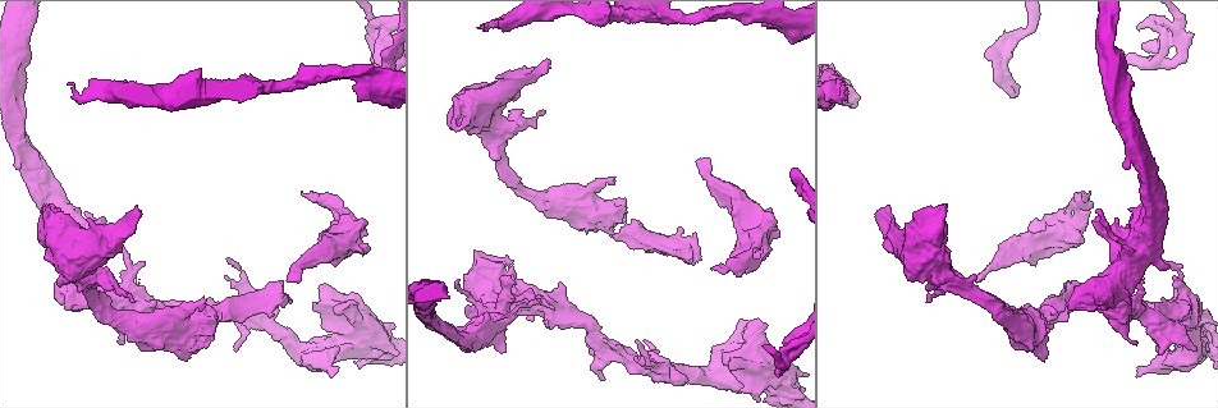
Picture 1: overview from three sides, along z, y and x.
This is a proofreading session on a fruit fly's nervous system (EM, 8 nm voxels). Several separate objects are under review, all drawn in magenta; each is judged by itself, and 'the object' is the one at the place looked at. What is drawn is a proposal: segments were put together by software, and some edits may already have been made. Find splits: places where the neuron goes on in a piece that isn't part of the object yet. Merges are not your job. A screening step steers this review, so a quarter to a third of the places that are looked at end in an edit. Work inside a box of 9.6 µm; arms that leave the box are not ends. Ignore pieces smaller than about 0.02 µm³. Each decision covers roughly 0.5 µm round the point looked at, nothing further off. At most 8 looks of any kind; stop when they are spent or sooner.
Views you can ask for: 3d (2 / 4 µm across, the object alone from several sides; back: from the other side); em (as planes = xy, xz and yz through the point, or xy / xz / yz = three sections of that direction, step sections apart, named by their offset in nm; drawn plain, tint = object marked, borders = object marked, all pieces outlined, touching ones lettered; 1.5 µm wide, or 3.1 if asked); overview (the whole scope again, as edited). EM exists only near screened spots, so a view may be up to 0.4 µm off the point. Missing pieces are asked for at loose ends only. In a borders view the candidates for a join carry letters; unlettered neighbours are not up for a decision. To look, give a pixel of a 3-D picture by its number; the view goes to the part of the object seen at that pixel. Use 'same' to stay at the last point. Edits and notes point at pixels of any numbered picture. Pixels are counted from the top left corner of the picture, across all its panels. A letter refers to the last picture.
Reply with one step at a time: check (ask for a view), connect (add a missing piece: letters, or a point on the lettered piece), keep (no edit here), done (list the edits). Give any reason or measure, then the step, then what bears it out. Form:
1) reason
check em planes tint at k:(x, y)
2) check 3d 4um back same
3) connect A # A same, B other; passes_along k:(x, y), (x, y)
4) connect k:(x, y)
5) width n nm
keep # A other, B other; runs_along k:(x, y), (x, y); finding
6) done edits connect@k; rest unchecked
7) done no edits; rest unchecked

long arm stops here
check 3d 2um at 1:(69, 84)

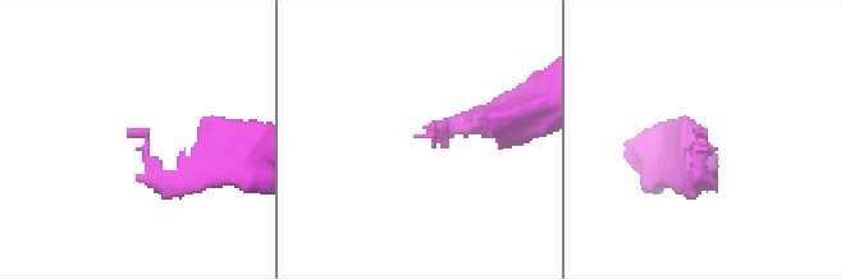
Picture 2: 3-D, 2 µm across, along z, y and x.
now the EM
check em planes tint at 2:(702, 129)

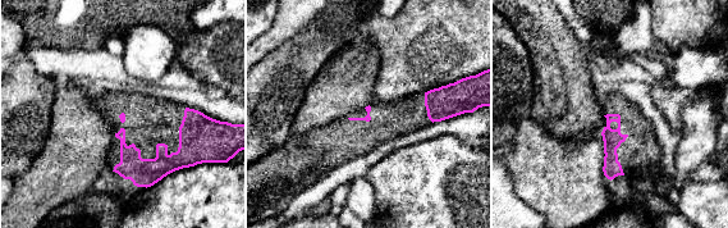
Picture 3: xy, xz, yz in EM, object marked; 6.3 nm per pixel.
check em planes borders same

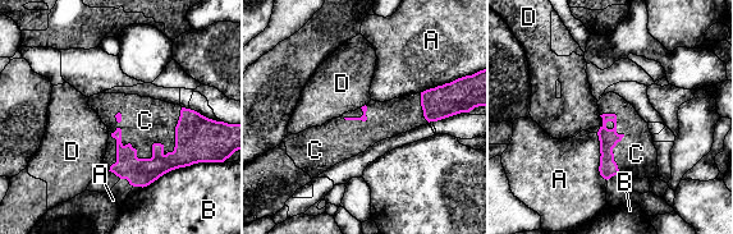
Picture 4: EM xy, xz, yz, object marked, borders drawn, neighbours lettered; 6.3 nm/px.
connect C # A other, B other, C same, D other; passes_along 4:(138, 171), (145, 159), (145, 120); it goes on there

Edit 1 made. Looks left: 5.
branch stops here
check 3d 4um at 1:(517, 98)

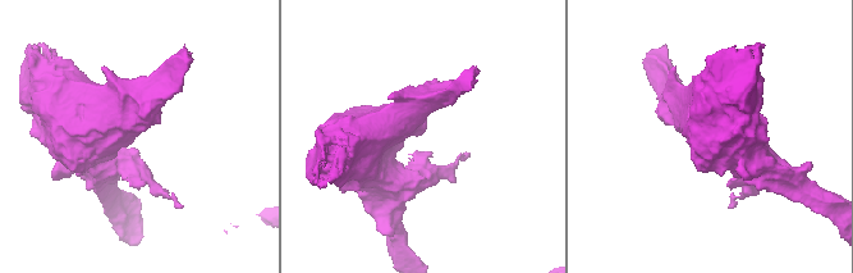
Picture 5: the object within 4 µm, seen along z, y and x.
check em planes borders at 5:(132, 143)

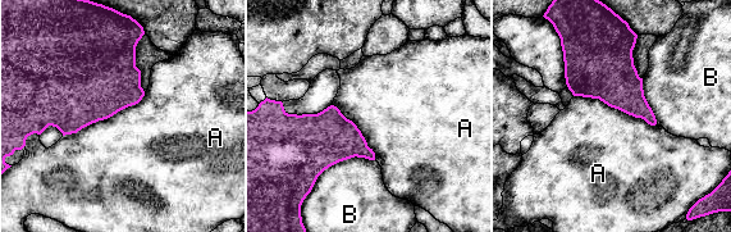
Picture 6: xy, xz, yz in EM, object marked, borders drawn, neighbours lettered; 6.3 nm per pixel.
longest_contact A 600 nm
keep # A other, B other; border 6:(145, 92), (137, 103), (63, 136); no lettered piece goes on from it

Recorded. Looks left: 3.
free end
check 3d 2um at 1:(975, 282)

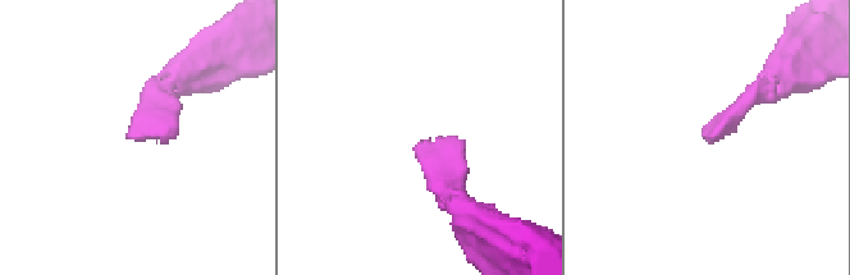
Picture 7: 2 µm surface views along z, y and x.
need the tissue
check em xz step 8 borders at 7:(712, 141)

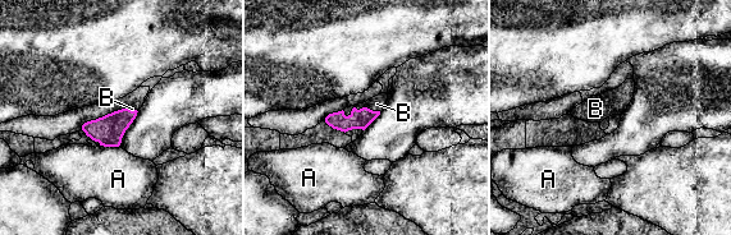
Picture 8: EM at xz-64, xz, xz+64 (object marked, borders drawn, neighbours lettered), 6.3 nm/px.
another direction
check em planes borders same

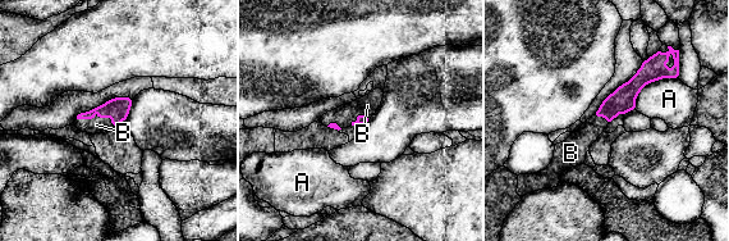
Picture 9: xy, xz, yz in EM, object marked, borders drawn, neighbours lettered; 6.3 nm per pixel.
connect B # A other, B same; passes_along 9:(117, 109), (97, 116), (96, 124); it goes on there

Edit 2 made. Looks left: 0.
done edits connect@4, connect@9; rest unchecked

